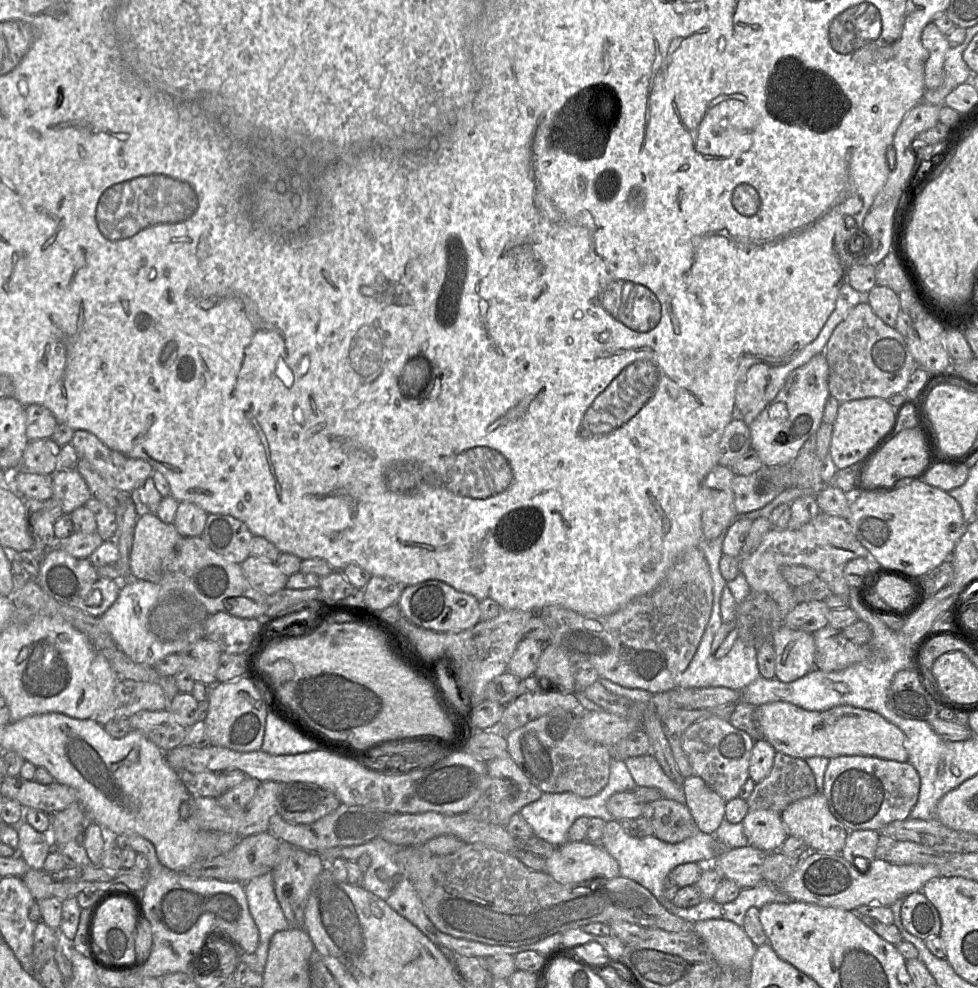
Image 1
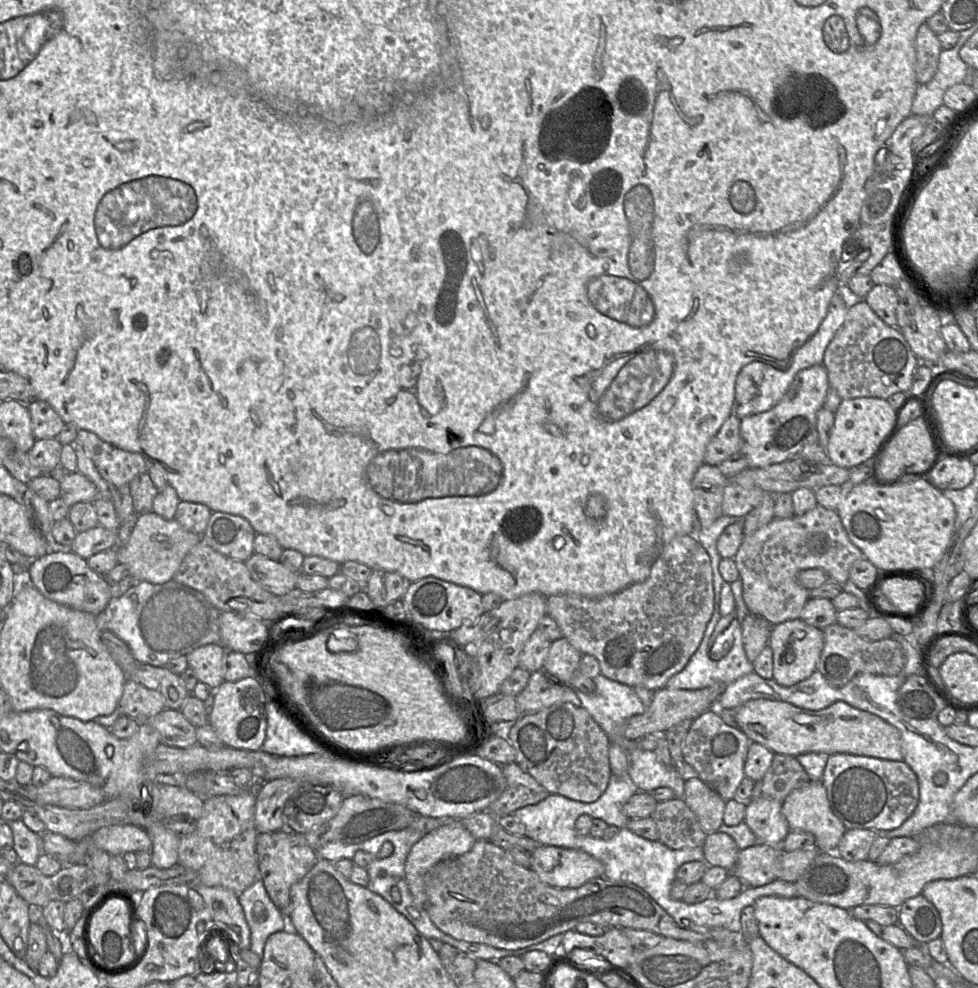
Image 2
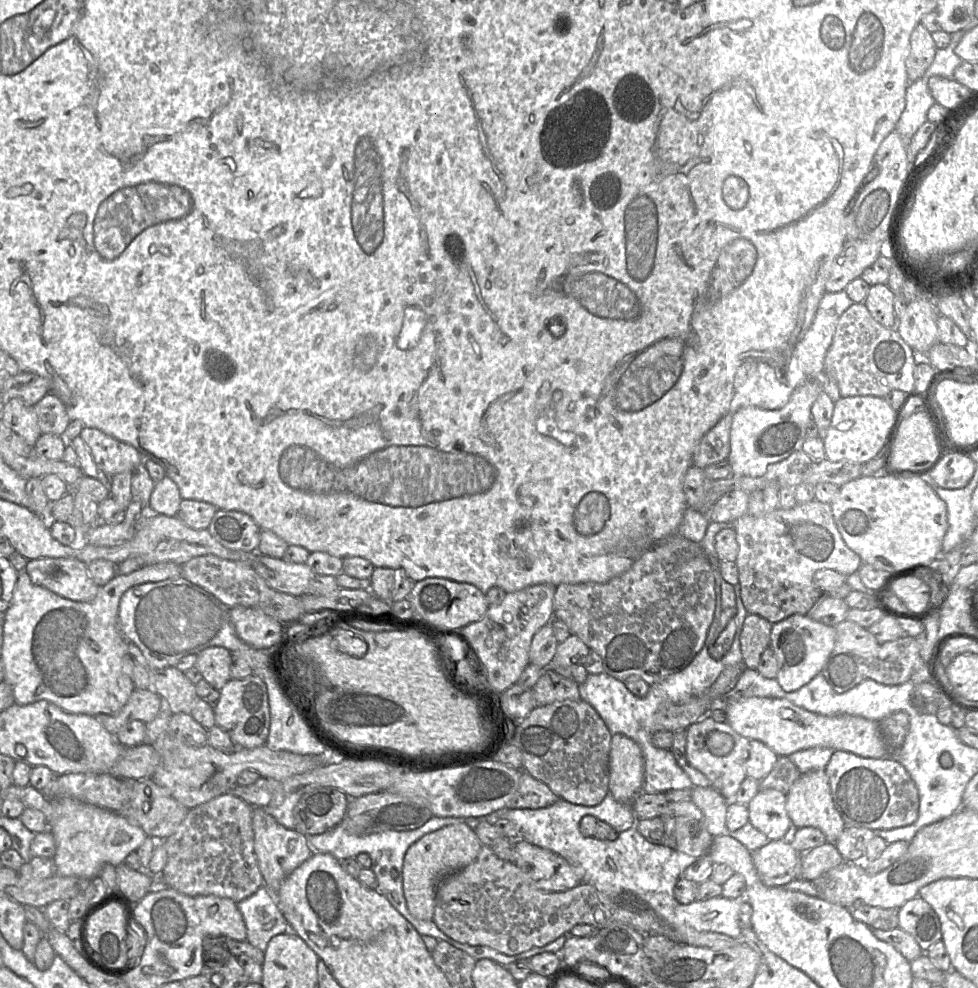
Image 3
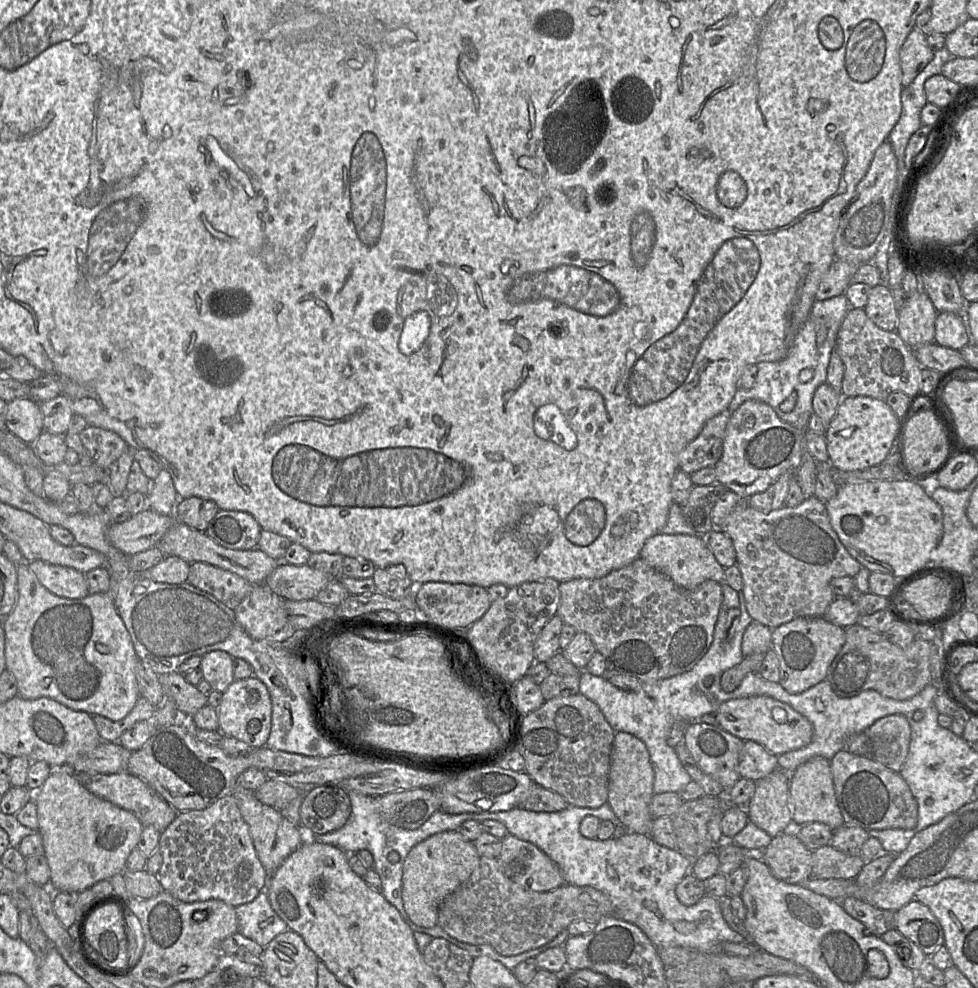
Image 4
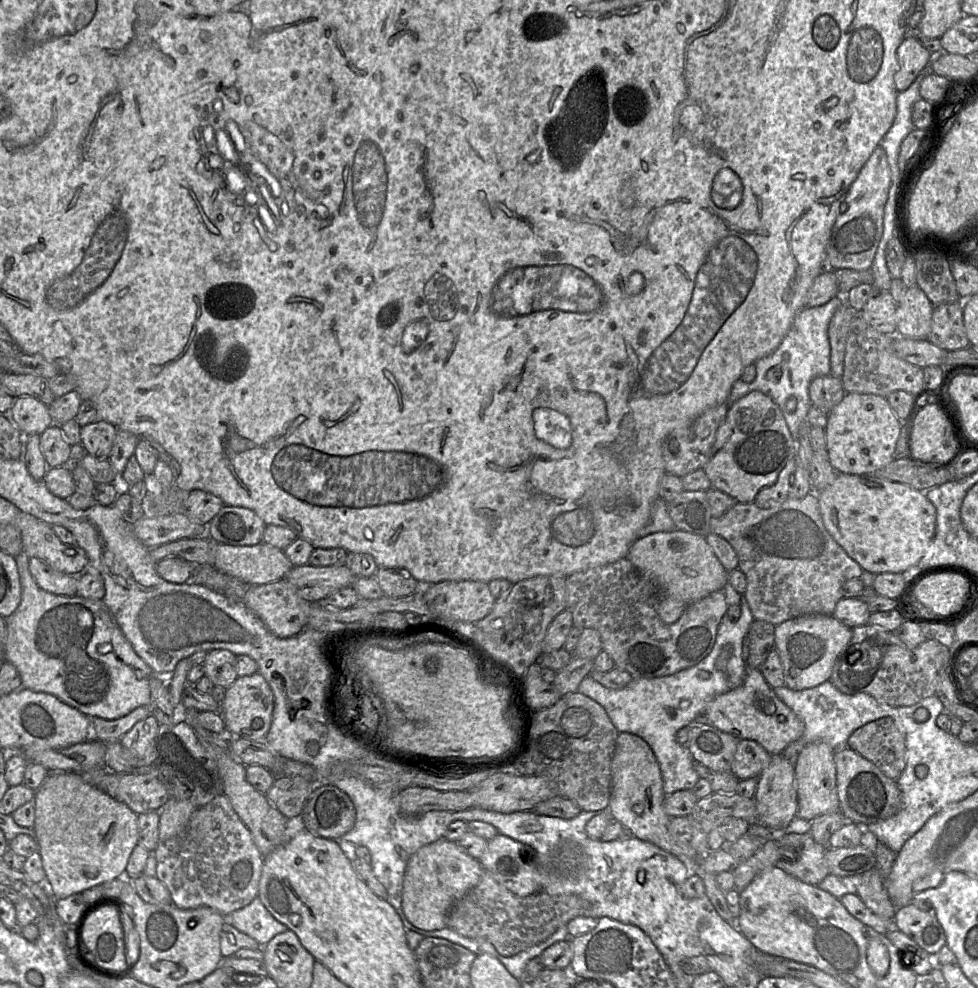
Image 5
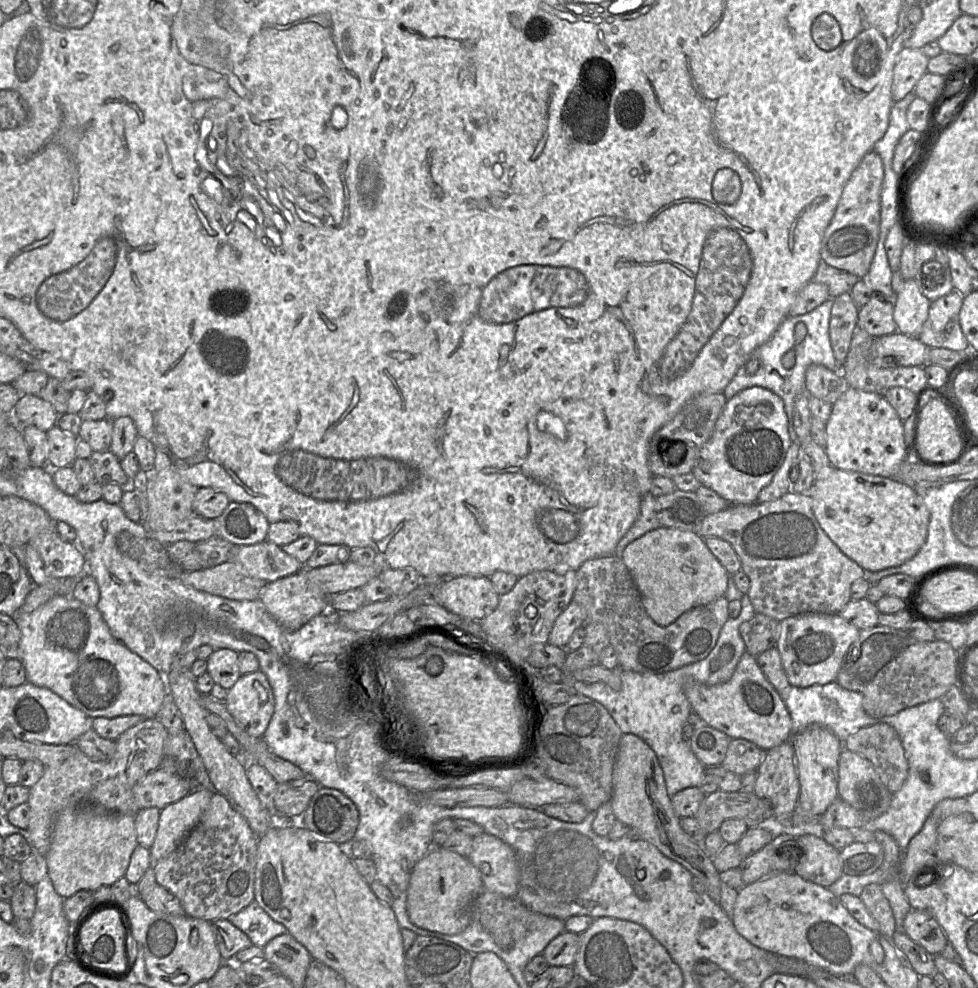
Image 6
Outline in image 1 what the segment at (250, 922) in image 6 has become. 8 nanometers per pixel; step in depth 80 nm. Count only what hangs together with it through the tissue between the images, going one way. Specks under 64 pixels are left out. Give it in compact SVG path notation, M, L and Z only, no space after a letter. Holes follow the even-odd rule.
M271 872L251 879L244 884L244 888L250 914L259 930L259 944L255 954L265 966L272 936L289 929L290 924L275 895Z

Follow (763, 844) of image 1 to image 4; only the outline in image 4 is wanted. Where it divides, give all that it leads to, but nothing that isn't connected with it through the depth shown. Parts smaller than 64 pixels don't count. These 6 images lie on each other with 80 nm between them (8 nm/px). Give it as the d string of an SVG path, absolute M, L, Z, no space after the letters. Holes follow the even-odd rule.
M777 768L756 782L756 789L746 812L749 821L772 838L781 834L792 821L790 807L790 772Z

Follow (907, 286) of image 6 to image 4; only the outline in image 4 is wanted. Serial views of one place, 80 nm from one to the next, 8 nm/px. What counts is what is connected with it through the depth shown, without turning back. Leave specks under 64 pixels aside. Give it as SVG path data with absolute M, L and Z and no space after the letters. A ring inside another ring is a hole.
M918 291L898 311L896 332L911 349L933 343L937 313L926 292Z

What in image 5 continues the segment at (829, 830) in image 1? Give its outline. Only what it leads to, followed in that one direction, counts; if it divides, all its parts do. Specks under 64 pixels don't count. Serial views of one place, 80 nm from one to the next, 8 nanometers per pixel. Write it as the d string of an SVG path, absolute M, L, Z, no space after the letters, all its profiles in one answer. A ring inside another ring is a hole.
M819 741L805 745L794 760L798 798L797 817L812 821L820 815L840 811L834 755L834 749Z

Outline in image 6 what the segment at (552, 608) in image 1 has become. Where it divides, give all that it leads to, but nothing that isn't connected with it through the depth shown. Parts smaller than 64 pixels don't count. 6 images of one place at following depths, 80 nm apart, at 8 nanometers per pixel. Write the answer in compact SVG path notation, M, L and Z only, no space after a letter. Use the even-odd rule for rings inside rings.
M615 556L587 560L576 571L576 579L572 600L586 611L586 623L605 626L621 670L659 674L700 661L712 651L723 625L730 618L729 601L723 596L683 613L666 627L659 626L647 614L624 561Z

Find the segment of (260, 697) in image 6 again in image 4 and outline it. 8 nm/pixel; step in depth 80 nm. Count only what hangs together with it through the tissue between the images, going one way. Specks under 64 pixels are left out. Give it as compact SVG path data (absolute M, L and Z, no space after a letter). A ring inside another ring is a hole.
M252 676L247 679L235 679L223 692L222 701L216 709L219 726L224 736L233 736L253 748L266 745L272 727L272 701L266 685L257 677Z

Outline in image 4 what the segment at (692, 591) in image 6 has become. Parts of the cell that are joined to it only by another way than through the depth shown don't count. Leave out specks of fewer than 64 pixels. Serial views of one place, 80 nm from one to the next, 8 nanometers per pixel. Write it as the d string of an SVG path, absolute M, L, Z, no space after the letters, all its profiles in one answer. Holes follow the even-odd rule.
M658 533L646 540L640 552L640 557L648 565L659 570L669 577L676 585L684 589L694 589L706 580L713 580L718 583L725 581L725 569L718 563L707 543L706 536L686 534L663 534Z

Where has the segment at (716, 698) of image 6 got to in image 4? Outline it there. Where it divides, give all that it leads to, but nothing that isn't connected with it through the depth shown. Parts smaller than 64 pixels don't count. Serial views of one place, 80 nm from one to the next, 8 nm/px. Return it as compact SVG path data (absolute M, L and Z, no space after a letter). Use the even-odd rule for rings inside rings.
M765 695L730 699L719 706L715 716L723 730L743 741L755 741L776 756L807 746L813 737L812 724L804 716L788 704Z

